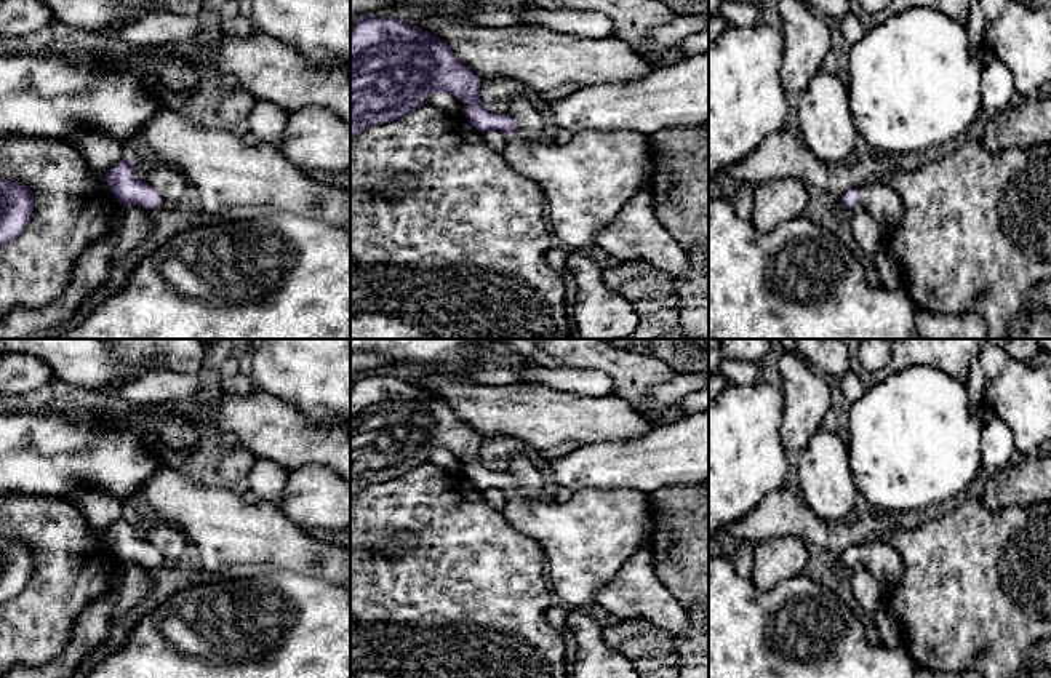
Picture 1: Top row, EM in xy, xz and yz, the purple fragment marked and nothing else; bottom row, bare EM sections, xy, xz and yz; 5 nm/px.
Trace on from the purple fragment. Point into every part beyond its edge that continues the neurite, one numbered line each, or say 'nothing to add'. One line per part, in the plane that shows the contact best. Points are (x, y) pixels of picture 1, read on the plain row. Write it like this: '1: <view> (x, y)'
1: yz (880, 557)

